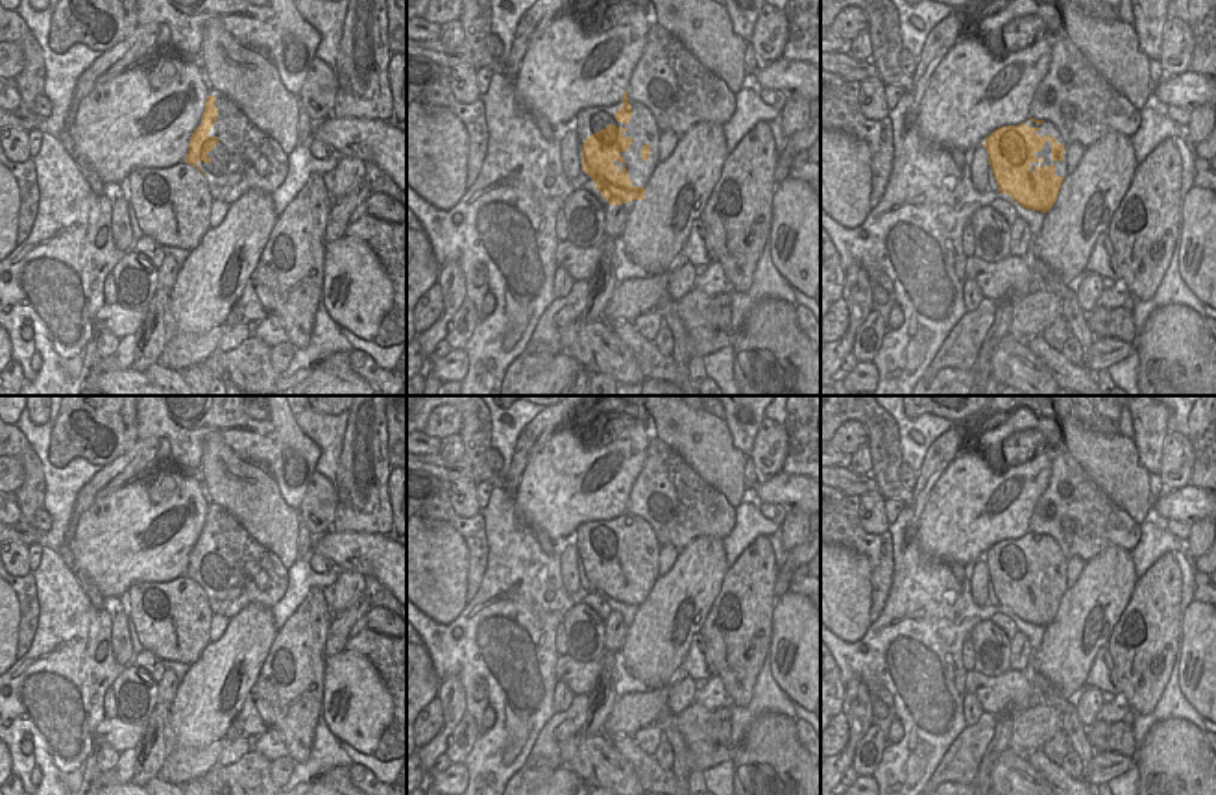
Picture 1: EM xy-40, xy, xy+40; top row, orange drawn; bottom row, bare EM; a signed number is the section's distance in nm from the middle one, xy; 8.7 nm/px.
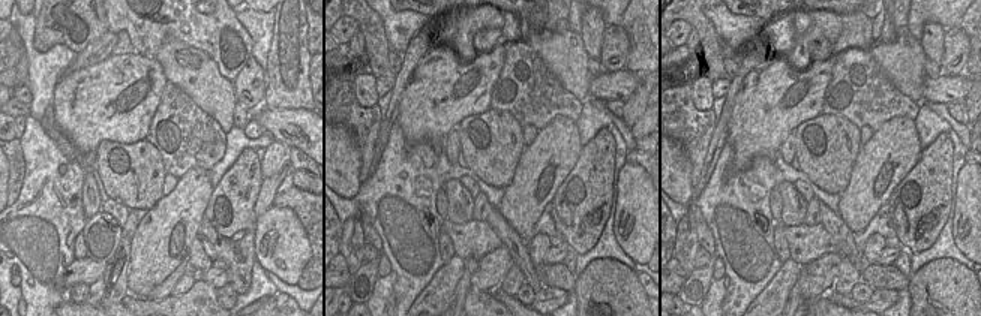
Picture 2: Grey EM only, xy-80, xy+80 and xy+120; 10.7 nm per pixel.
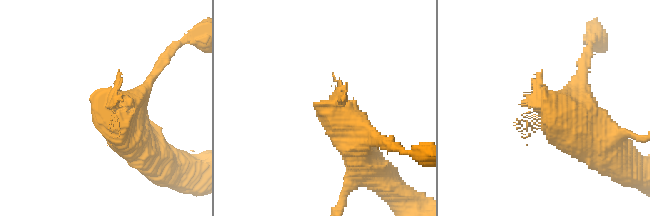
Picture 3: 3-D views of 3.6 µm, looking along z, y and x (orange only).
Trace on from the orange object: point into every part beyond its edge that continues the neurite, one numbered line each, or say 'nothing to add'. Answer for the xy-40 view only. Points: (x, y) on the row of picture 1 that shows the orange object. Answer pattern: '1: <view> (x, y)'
1: xy-40 (172, 206).

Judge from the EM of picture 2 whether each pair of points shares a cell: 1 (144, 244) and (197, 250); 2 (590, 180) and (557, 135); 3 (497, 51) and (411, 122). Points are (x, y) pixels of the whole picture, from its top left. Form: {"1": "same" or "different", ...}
{"1": "different", "2": "different", "3": "same"}

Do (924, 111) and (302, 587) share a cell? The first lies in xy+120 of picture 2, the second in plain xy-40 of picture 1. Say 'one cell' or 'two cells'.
two cells

